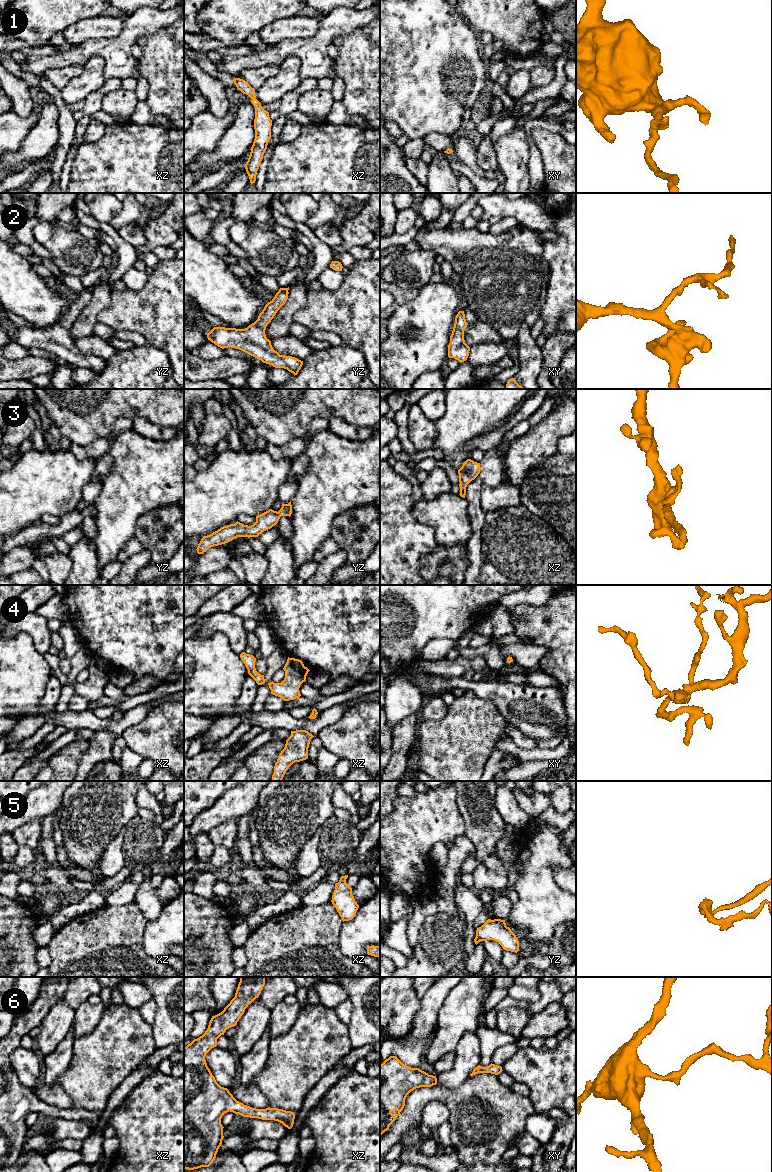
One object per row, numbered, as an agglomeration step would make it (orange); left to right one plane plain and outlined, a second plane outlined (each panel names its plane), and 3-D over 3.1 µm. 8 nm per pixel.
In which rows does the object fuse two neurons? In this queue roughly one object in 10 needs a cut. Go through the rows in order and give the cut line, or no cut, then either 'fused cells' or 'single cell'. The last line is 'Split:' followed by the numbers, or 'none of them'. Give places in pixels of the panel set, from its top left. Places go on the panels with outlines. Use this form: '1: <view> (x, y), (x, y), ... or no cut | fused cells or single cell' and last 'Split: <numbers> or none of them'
1: no cut | single cell
2: no cut | single cell
3: no cut | single cell
4: no cut | single cell
5: no cut | single cell
6: no cut | single cell
Split: none of them

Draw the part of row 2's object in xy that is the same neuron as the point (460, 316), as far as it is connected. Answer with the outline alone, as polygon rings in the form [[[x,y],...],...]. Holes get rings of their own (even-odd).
[[[459,311],[455,317],[453,331],[450,336],[448,357],[454,358],[460,363],[467,360],[470,351],[470,347],[464,340],[464,331],[467,325],[468,323],[466,322],[464,311]]]

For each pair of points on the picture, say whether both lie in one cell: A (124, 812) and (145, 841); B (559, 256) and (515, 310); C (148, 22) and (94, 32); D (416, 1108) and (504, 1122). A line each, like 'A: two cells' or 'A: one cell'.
A: two cells
B: two cells
C: two cells
D: one cell

